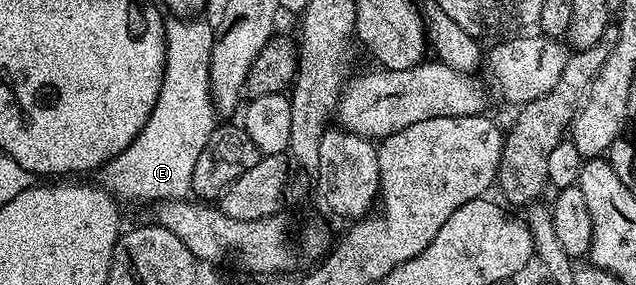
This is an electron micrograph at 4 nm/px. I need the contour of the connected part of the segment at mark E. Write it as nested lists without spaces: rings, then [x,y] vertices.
[[[172,17],[164,25],[164,44],[166,61],[164,62],[164,80],[158,93],[158,101],[146,121],[146,125],[134,137],[132,144],[115,159],[103,164],[108,171],[108,183],[102,188],[121,200],[133,199],[134,202],[155,205],[169,199],[188,199],[192,190],[194,166],[198,162],[198,153],[210,141],[218,126],[218,112],[212,104],[212,86],[208,80],[212,47],[216,43],[214,27],[203,23],[200,17]]]

